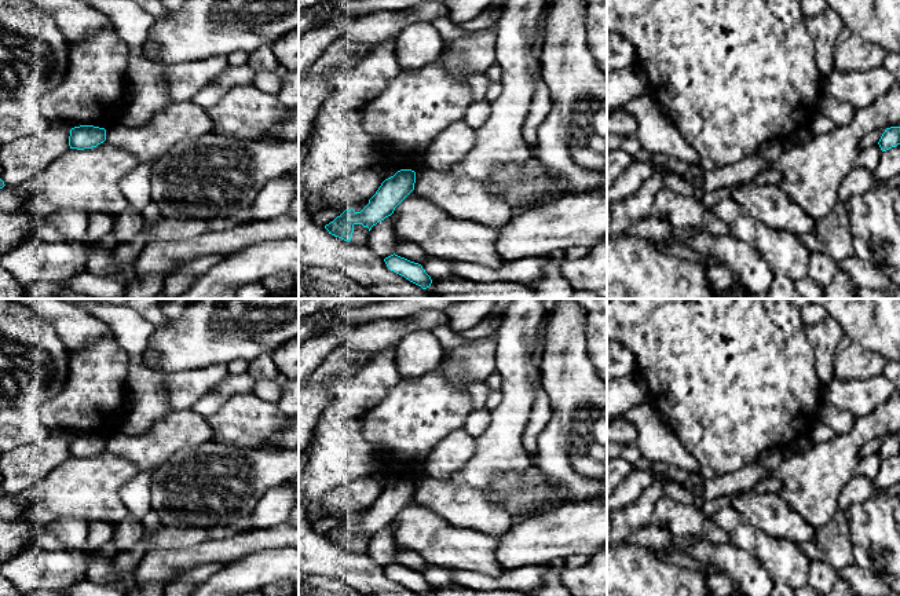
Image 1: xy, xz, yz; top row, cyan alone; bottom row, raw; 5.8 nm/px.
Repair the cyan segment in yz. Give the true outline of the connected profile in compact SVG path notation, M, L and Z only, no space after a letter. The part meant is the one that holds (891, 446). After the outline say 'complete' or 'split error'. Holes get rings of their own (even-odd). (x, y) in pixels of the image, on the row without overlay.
M900 435L886 436L885 440L882 442L878 453L882 460L886 460L886 458L900 453Z; complete

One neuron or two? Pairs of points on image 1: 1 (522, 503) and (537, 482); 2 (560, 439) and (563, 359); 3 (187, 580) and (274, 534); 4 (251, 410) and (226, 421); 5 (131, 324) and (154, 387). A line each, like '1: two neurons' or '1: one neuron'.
1: one neuron
2: one neuron
3: two neurons
4: one neuron
5: one neuron

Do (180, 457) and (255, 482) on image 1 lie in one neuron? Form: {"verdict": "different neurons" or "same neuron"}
{"verdict": "same neuron"}

